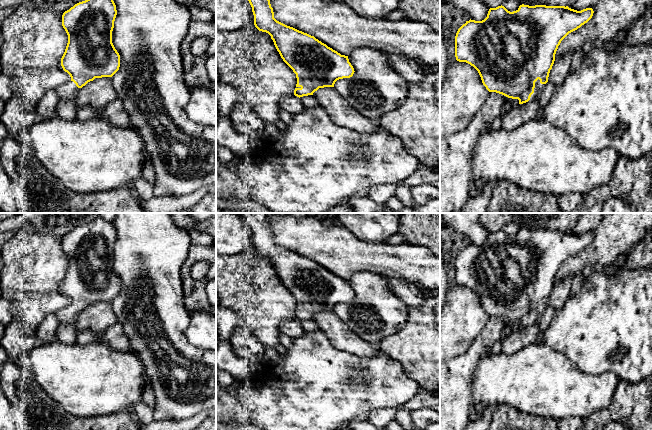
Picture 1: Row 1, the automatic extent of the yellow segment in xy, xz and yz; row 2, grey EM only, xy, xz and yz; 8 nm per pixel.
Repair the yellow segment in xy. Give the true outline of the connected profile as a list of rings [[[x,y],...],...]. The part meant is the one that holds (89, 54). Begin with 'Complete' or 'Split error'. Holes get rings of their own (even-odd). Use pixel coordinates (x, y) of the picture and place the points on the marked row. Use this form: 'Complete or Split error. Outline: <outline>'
Split error. Outline: [[[85,0],[75,4],[62,15],[62,26],[68,35],[68,43],[61,58],[61,66],[71,80],[56,88],[59,101],[72,98],[77,91],[95,78],[112,77],[120,67],[120,55],[112,43],[112,31],[117,15],[113,0]]]

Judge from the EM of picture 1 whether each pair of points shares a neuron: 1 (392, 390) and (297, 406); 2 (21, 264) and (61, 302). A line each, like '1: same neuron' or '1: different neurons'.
1: same neuron
2: same neuron

